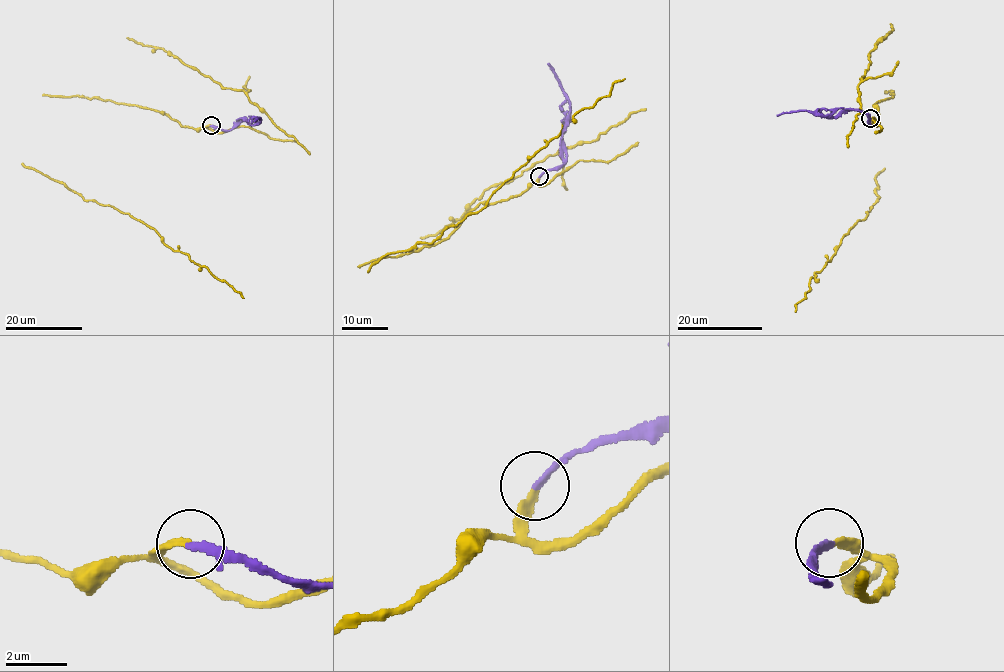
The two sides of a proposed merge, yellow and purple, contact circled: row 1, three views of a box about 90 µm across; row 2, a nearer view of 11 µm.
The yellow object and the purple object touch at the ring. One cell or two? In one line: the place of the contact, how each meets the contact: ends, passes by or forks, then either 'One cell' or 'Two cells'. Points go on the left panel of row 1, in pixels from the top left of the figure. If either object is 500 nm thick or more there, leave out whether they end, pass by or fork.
Place: (211, 125). At the ring yellow ends. At the ring purple ends. Two cells

